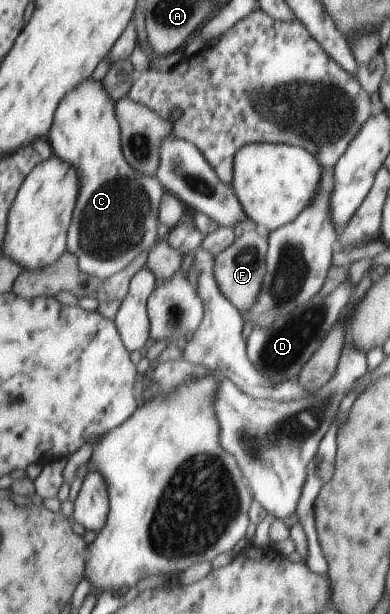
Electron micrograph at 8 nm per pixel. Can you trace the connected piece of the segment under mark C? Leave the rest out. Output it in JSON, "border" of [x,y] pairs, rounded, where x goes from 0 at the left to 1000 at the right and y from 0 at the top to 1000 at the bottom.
{"border":[[[226,127],[210,138],[164,158],[141,184],[141,199],[126,213],[123,226],[136,239],[138,252],[203,275],[208,309],[197,331],[177,388],[174,407],[203,419],[208,440],[223,446],[262,453],[287,451],[323,438],[354,415],[354,402],[364,396],[364,370],[385,344],[408,344],[421,321],[423,305],[403,288],[387,290],[349,279],[323,259],[315,248],[315,226],[308,199],[297,181],[297,166],[272,145],[267,129]]]}

